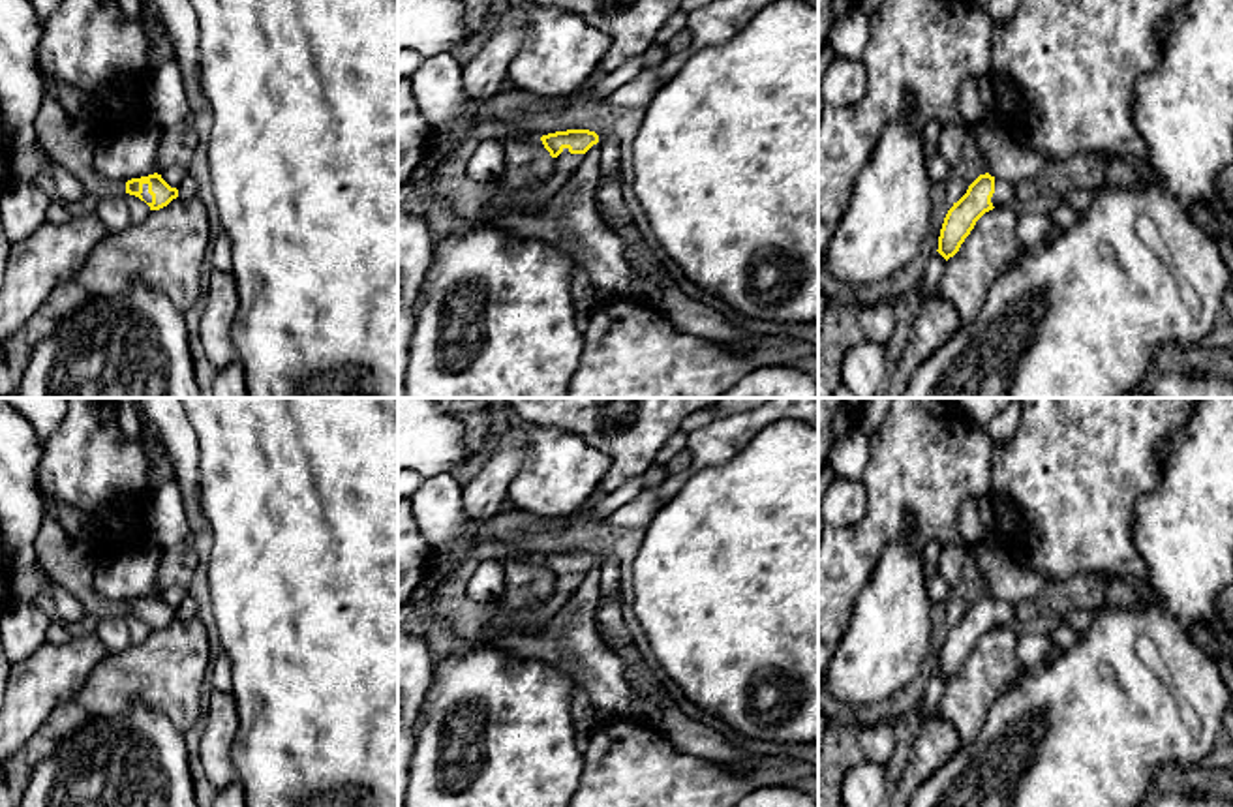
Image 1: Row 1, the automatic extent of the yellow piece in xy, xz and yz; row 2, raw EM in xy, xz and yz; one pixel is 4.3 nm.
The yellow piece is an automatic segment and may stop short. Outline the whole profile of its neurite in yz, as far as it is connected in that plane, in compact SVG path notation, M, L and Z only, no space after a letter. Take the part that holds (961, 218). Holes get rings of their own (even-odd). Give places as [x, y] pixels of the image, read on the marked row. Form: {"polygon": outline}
{"polygon": "M980 175L967 190L967 193L948 210L940 236L938 253L948 261L953 257L965 238L974 229L976 221L995 206L1006 206L1015 199L1015 186L1012 182Z"}

